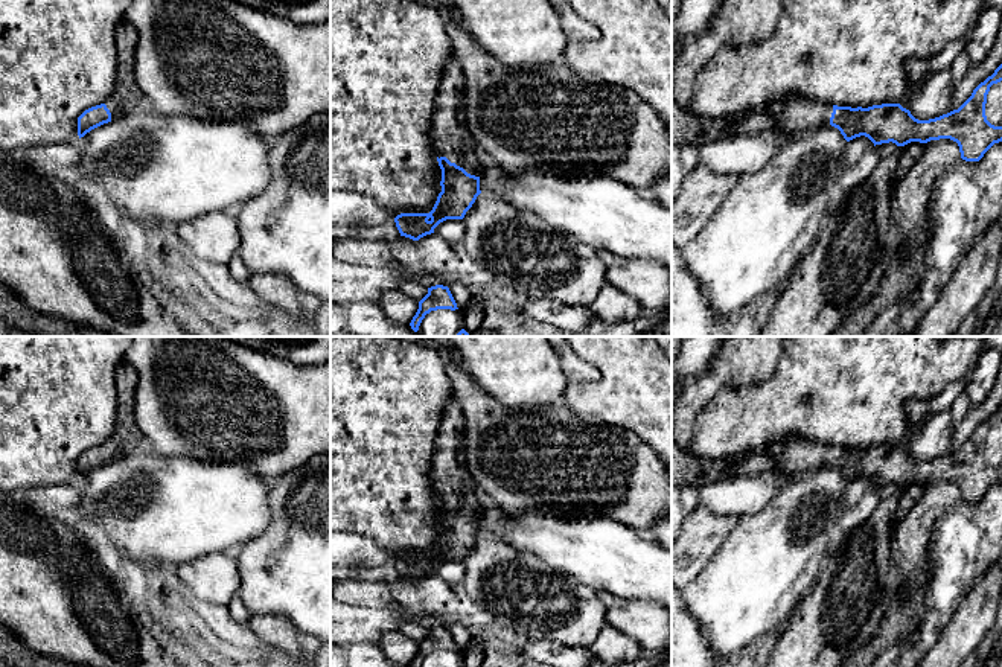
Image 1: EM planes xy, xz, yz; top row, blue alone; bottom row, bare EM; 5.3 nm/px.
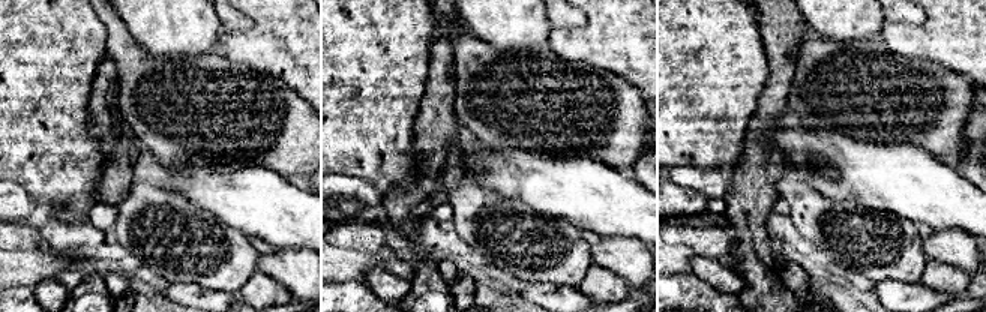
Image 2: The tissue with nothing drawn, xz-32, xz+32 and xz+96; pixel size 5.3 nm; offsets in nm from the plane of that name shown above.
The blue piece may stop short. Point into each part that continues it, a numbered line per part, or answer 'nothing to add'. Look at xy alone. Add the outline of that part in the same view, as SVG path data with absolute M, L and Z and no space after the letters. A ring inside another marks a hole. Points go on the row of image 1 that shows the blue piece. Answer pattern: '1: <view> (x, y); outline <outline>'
1: xy (127, 96); outline M123 20L114 34L117 47L117 76L114 91L104 102L111 113L111 120L126 116L145 105L145 97L136 82L136 49L139 43L137 29Z

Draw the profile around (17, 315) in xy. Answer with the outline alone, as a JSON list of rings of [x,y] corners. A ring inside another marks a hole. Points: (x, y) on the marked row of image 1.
[[[2,283],[0,318],[6,321],[9,329],[21,329],[32,332],[37,337],[114,337],[90,326],[76,324],[59,317],[35,312]]]

